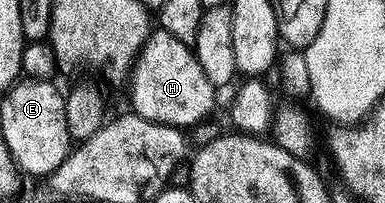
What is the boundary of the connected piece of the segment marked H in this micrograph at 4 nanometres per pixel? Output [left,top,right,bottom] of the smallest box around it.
[129,28,217,127]

